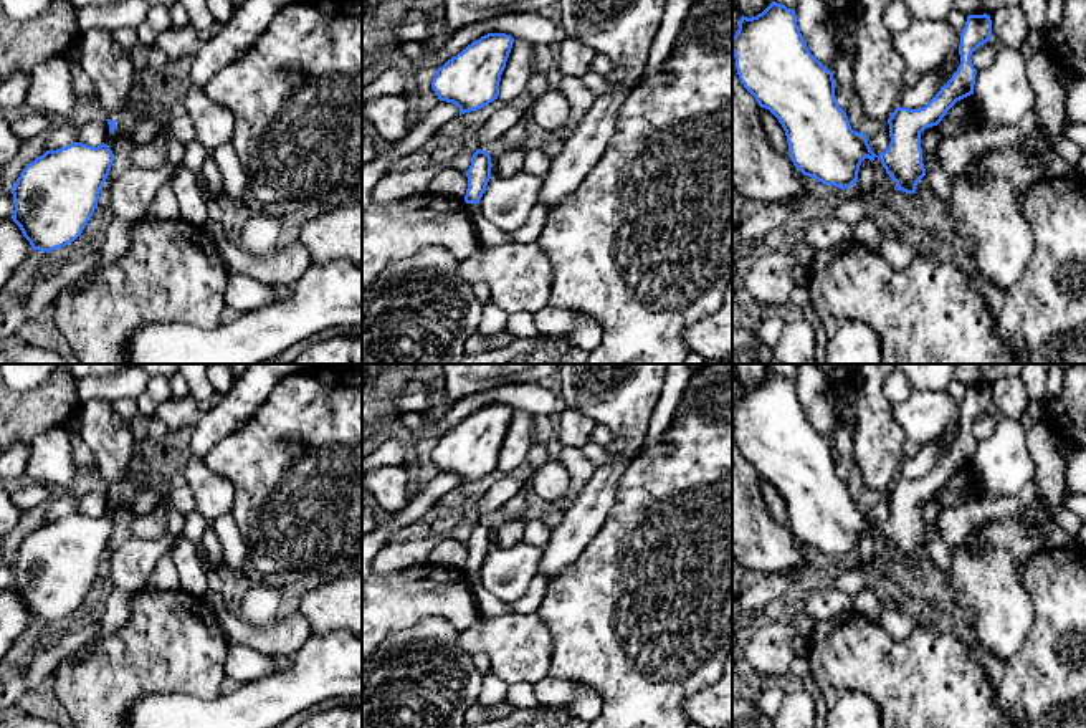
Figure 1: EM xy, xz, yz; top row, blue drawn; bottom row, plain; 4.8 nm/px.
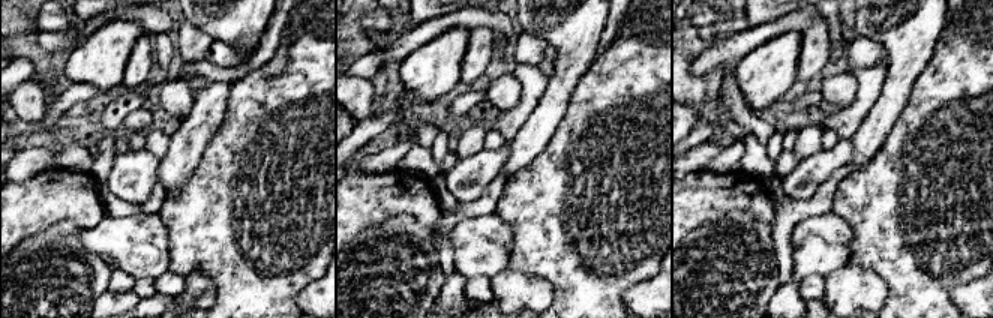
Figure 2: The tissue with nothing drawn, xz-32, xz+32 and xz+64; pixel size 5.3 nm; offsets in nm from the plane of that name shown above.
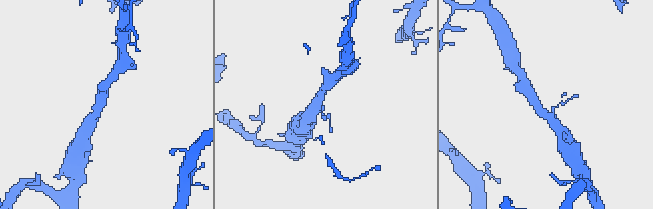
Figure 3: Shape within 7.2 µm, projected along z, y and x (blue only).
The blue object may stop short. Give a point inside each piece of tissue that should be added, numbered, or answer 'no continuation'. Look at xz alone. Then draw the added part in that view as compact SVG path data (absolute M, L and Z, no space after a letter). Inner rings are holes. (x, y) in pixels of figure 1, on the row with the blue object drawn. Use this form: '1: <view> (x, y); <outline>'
no continuation

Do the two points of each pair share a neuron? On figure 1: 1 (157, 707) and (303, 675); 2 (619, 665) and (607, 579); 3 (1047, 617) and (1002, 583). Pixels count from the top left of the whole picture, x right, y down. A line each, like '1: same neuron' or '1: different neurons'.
1: same neuron
2: same neuron
3: different neurons

